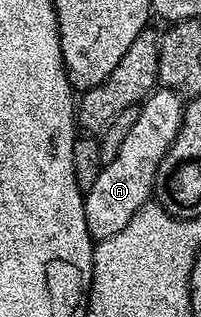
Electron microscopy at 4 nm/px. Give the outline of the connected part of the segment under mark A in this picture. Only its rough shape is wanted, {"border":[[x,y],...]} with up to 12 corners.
{"border":[[143,99],[117,156],[85,191],[92,239],[117,236],[155,189],[184,99]]}

